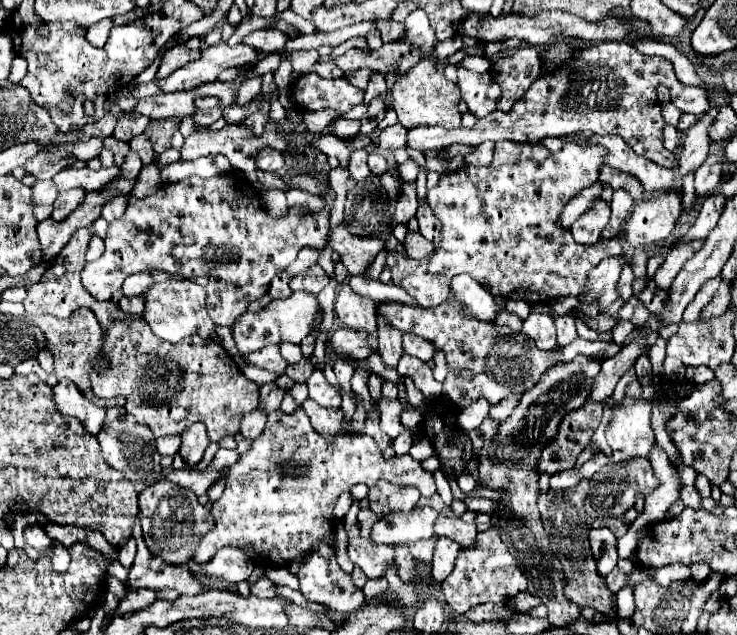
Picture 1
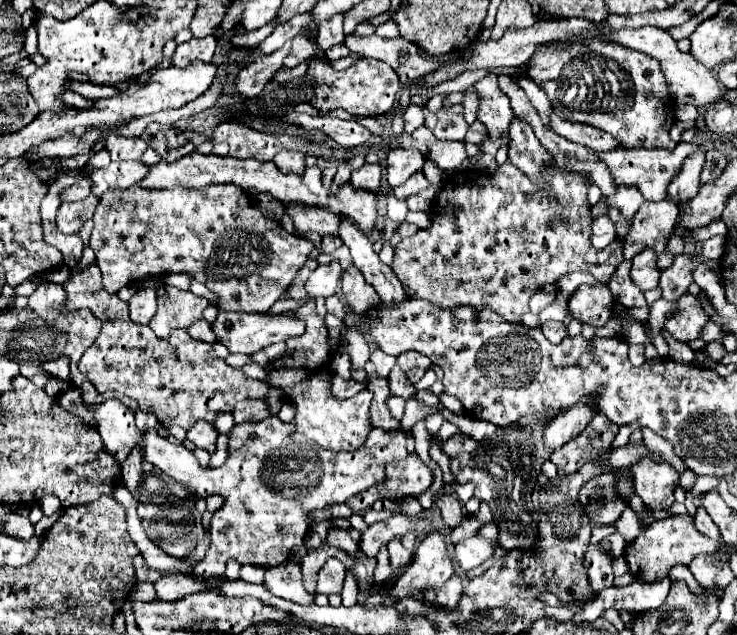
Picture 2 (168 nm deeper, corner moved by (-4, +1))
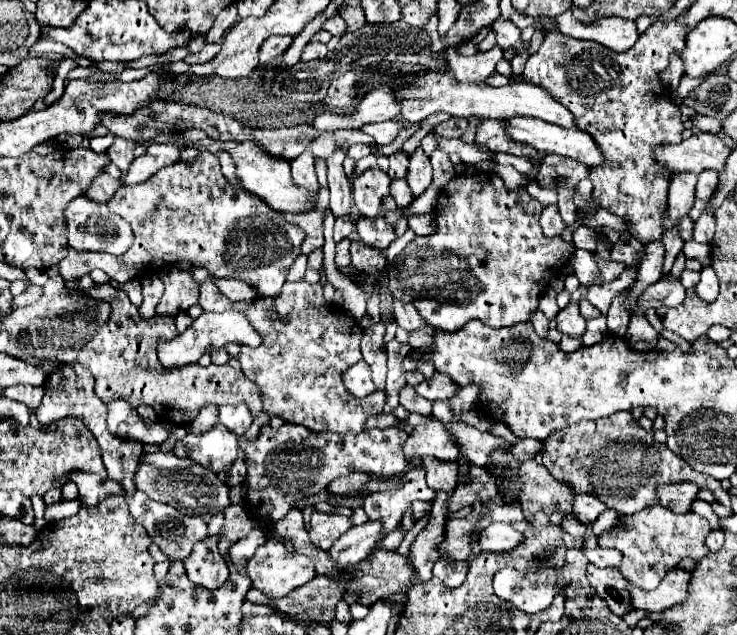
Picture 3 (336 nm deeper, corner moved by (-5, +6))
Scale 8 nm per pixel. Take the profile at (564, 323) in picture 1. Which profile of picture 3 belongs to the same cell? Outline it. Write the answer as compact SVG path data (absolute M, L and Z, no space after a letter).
M537 310L535 316L531 316L531 322L533 322L533 328L535 328L535 332L539 336L547 336L547 332L549 332L549 320L547 320L547 316L541 310Z

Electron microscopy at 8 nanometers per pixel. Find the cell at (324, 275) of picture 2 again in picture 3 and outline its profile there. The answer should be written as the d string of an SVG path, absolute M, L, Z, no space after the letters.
M341 240L337 244L337 256L335 256L335 264L337 268L347 268L351 264L351 258L349 258L349 246L351 246L351 240Z

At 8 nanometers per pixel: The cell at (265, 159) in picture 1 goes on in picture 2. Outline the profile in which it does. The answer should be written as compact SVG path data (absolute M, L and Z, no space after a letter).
M294 151L278 153L278 157L274 157L274 163L282 173L302 175L306 171L306 161L304 161L302 153L294 153Z

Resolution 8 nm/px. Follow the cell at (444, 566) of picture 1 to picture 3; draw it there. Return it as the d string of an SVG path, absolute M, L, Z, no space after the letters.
M491 524L487 526L479 538L477 538L477 544L483 552L505 552L505 550L511 550L515 548L519 542L523 540L523 534L513 530L509 524Z

